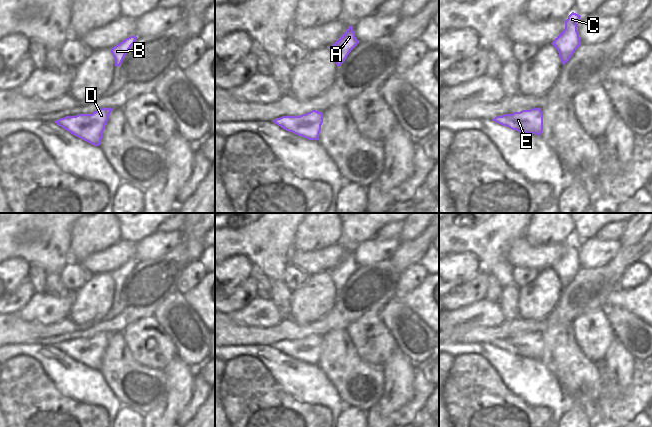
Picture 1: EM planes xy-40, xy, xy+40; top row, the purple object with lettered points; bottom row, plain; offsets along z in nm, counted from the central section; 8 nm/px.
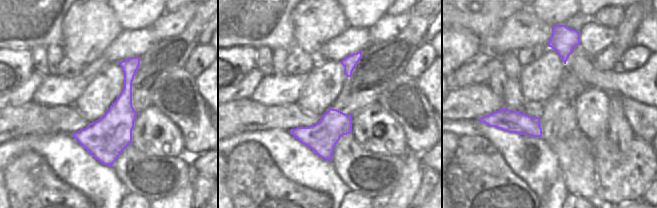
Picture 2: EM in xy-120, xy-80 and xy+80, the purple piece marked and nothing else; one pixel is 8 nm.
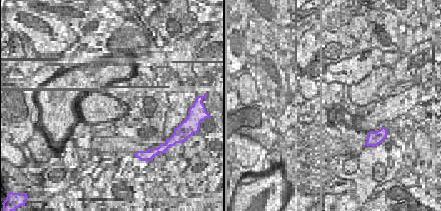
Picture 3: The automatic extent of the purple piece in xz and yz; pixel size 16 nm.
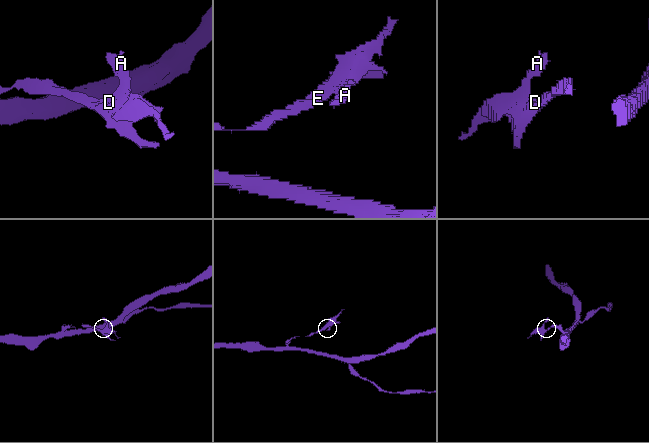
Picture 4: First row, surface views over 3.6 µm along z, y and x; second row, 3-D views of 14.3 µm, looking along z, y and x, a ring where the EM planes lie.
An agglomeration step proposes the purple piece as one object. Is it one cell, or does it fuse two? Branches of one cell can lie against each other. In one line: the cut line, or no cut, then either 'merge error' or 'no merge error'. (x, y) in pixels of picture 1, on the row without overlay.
no cut; no merge error

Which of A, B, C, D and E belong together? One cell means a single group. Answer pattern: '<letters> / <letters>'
A B C D E

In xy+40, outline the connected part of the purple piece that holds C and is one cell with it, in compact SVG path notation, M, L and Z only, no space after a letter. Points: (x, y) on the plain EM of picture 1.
M572 236L565 244L565 253L551 267L557 273L563 289L569 285L581 269L581 263L577 255L577 246L580 241L580 239Z

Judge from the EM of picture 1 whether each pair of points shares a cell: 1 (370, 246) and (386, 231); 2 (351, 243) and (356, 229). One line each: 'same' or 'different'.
1: different
2: same

